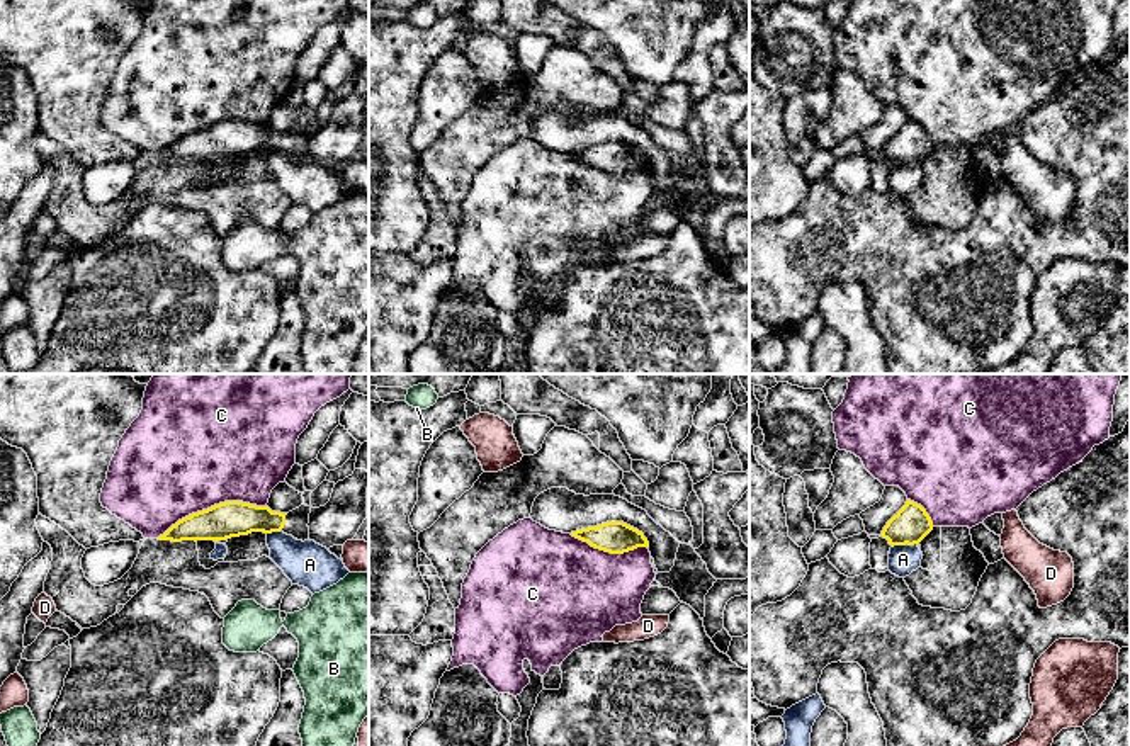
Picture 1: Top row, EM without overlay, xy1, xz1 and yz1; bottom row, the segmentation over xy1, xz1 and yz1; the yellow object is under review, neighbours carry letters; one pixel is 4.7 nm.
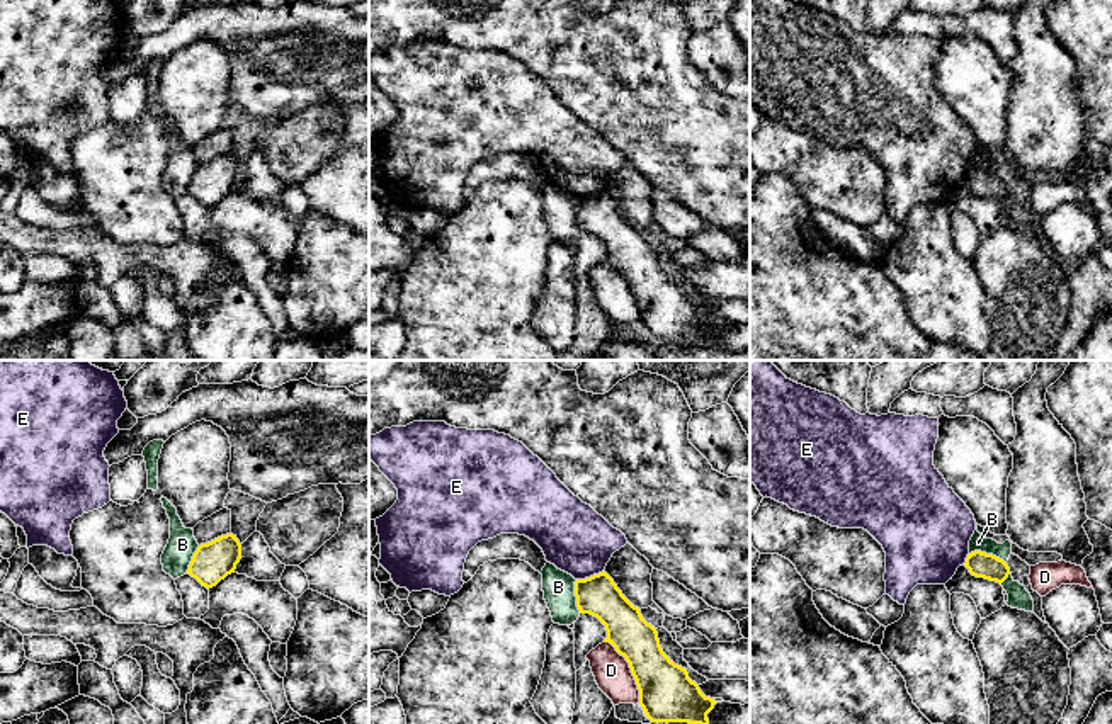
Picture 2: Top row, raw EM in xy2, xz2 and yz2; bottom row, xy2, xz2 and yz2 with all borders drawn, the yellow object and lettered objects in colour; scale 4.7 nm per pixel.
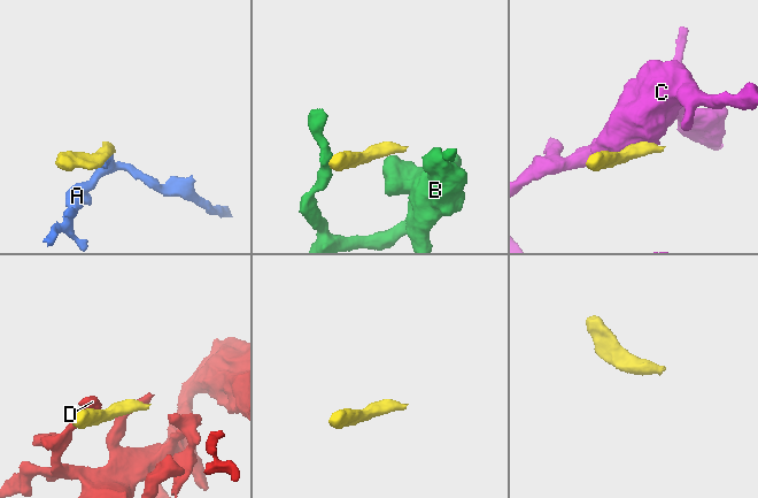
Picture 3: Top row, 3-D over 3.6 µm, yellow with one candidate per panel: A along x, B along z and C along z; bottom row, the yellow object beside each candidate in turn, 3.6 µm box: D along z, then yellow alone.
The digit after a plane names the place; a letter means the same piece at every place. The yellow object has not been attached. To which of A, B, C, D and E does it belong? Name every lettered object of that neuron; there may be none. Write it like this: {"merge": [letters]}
{"merge": []}

